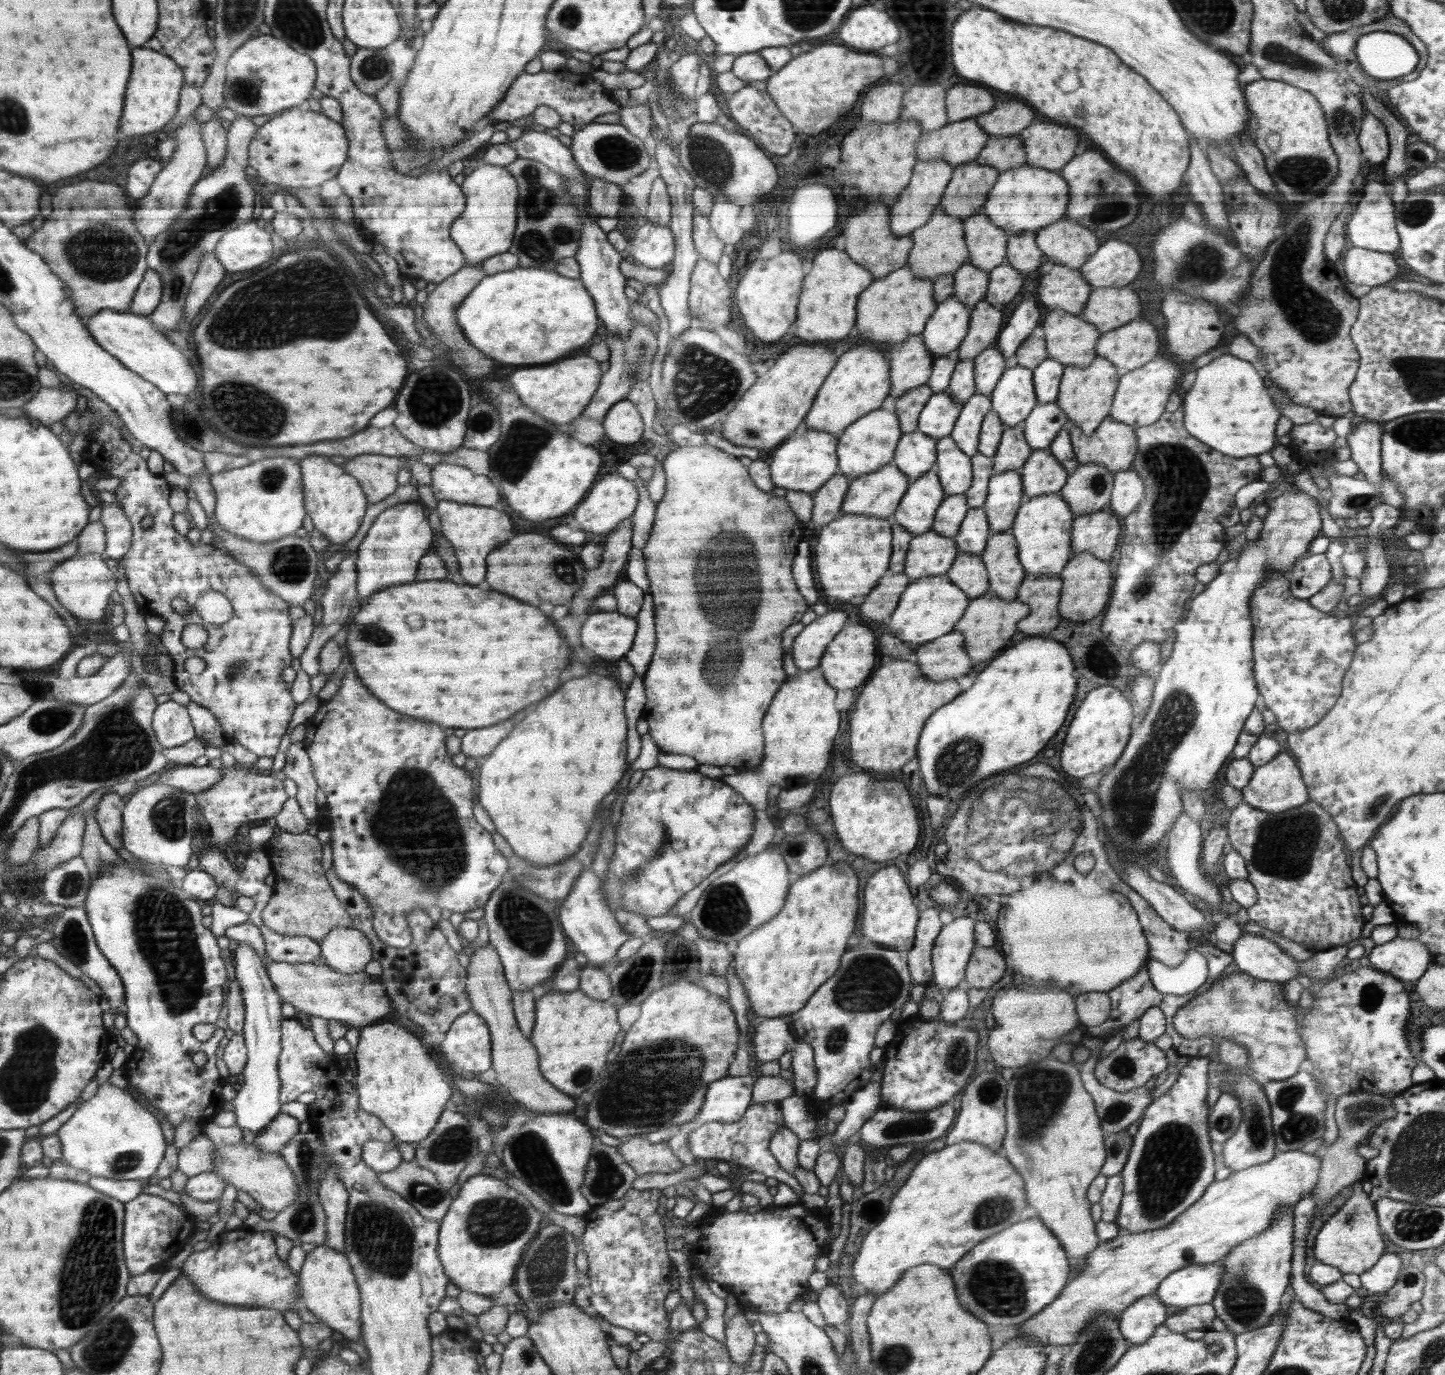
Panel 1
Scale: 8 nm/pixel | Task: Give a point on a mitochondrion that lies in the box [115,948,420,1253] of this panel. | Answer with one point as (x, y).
(305, 1218)

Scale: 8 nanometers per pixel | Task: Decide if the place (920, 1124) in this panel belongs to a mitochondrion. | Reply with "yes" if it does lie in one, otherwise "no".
yes

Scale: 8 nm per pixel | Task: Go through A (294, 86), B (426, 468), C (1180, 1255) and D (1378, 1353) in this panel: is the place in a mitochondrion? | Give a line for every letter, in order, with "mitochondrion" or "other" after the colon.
A: other
B: other
C: other
D: other

